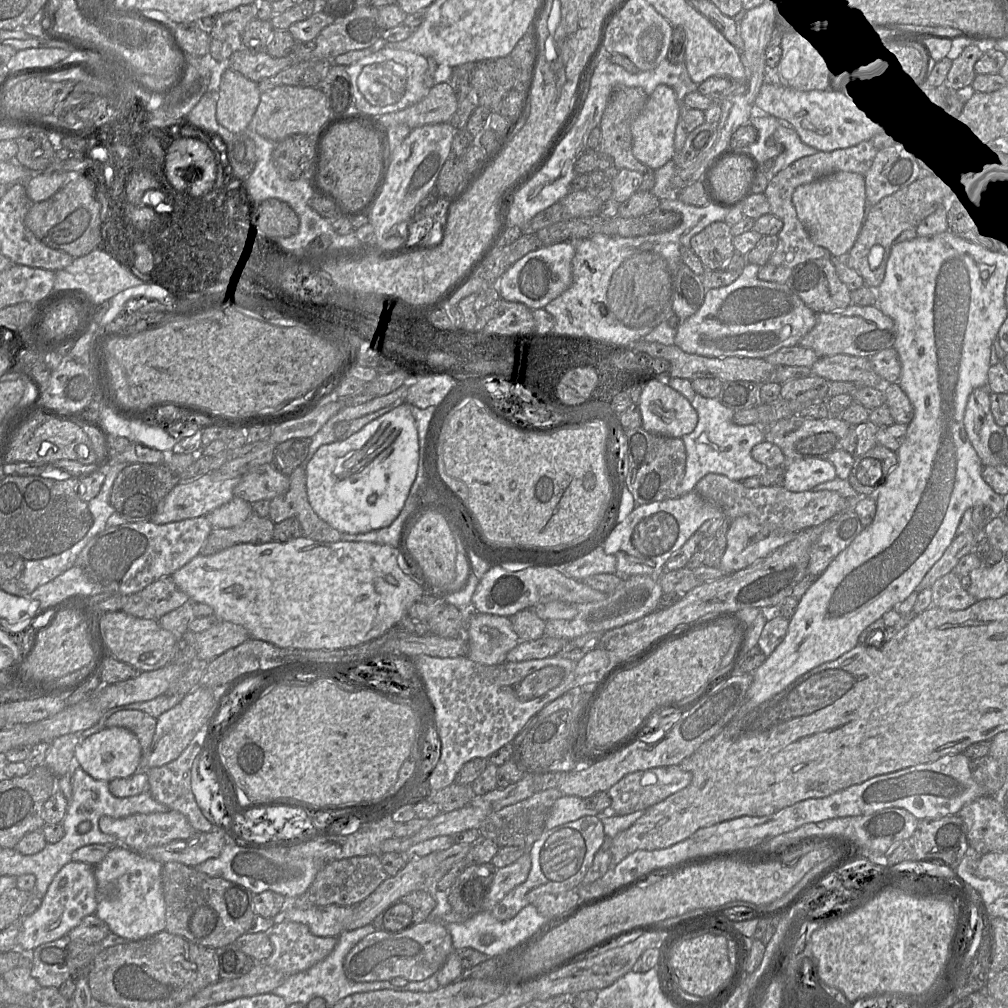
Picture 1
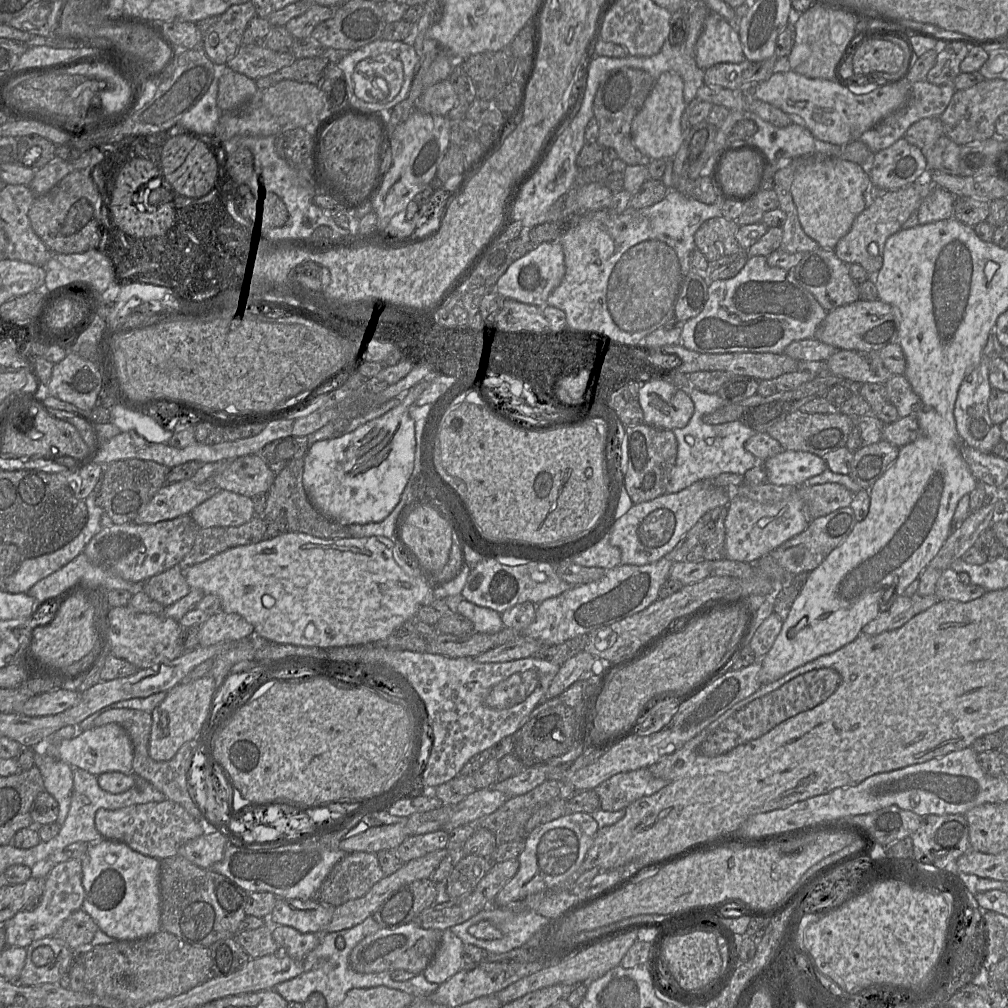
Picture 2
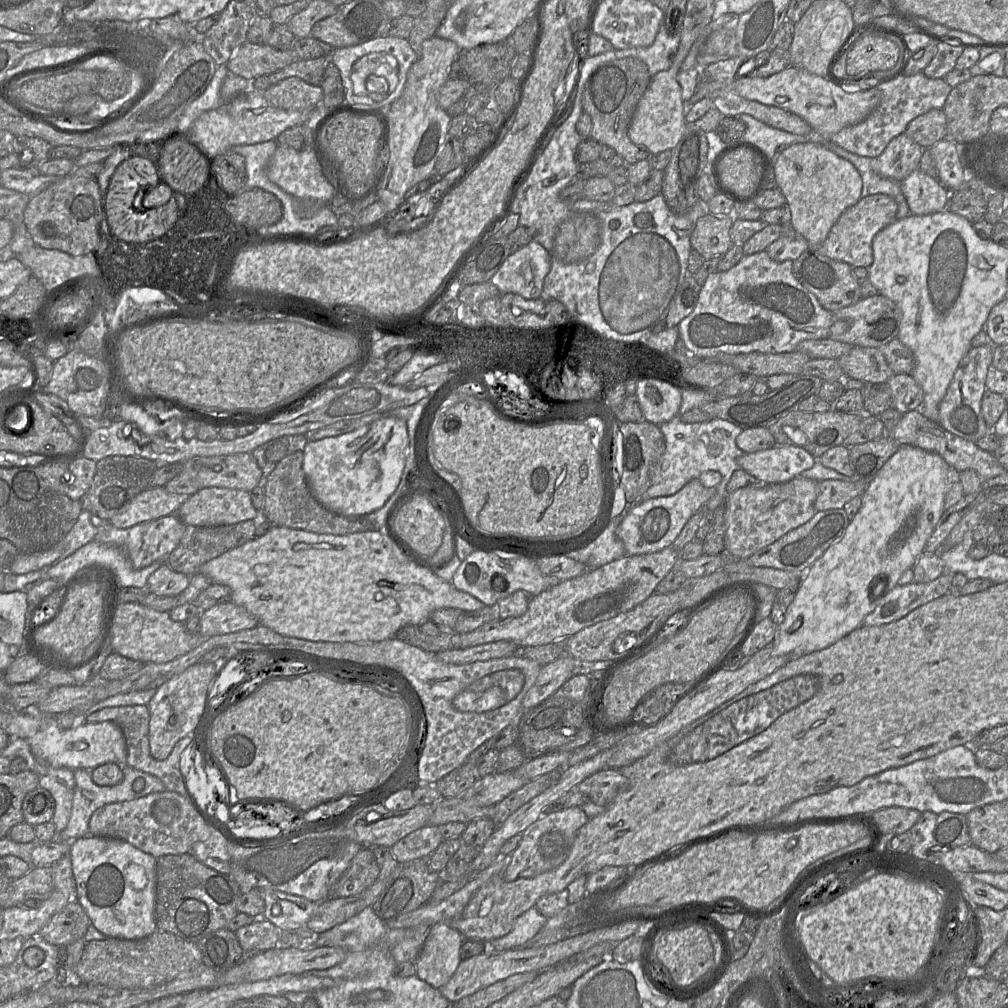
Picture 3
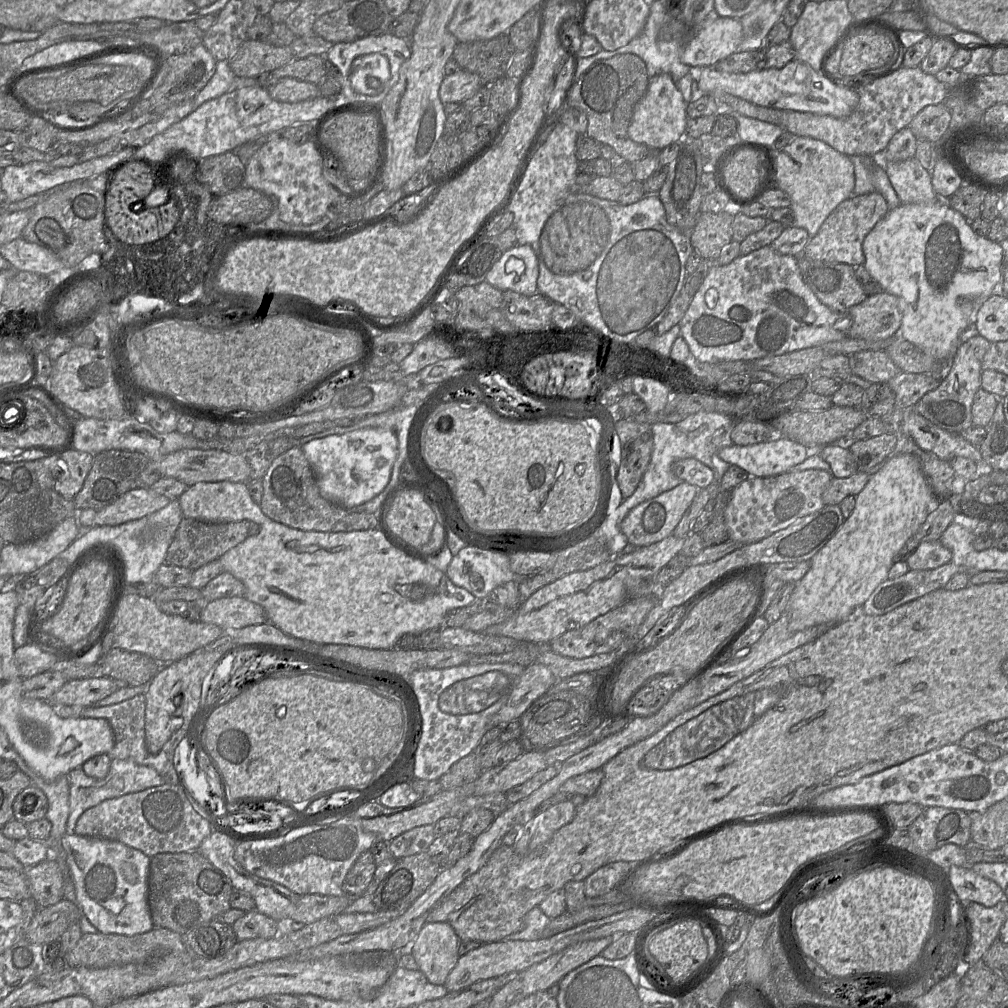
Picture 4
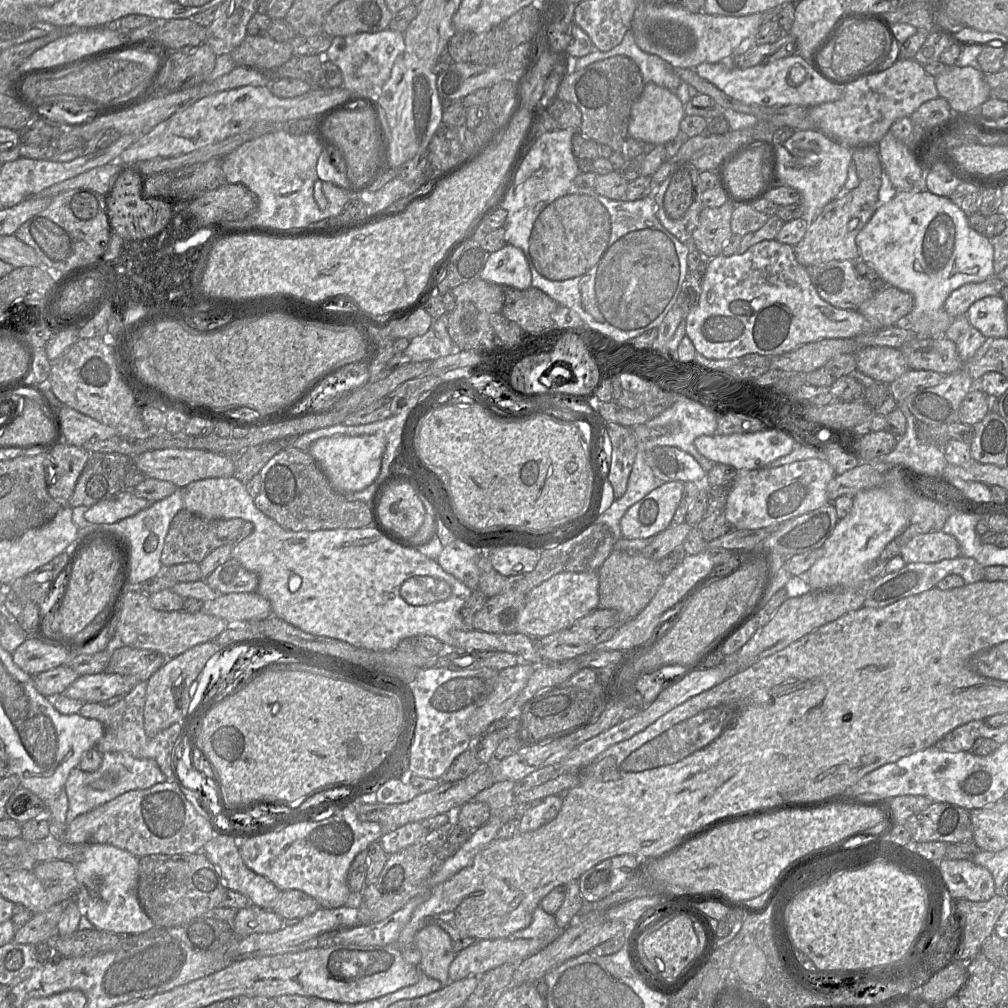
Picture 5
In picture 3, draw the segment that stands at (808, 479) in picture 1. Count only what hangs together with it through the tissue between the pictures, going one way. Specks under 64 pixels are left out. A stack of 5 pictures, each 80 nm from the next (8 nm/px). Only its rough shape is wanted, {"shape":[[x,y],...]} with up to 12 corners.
{"shape":[[801,447],[744,453],[740,469],[760,483],[783,483],[815,464]]}

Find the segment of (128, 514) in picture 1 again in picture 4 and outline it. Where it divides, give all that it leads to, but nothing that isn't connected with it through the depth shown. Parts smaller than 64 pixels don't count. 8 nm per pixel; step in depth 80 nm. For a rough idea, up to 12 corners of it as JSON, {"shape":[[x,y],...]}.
{"shape":[[117,449],[94,456],[77,510],[99,511],[137,488],[150,463]]}

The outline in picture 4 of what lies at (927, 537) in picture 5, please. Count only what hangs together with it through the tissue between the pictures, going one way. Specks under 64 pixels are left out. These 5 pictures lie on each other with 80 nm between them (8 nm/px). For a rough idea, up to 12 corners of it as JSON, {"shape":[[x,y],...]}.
{"shape":[[940,540],[922,542],[904,559],[909,570],[951,562]]}

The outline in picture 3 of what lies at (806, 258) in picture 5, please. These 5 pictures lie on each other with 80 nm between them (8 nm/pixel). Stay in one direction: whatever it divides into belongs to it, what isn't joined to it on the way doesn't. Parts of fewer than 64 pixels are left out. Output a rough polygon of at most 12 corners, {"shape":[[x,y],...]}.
{"shape":[[885,194],[846,209],[817,251],[851,267],[873,263],[875,235],[896,220]]}

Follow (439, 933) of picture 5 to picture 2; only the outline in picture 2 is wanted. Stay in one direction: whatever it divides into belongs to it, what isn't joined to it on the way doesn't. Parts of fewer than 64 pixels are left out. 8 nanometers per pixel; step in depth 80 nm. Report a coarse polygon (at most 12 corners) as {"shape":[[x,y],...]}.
{"shape":[[450,929],[423,971],[438,985],[463,968],[463,942]]}

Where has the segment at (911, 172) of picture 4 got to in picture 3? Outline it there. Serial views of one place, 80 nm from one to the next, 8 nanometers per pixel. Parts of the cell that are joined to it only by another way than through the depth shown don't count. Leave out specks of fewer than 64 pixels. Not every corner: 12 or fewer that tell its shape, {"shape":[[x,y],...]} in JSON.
{"shape":[[919,168],[899,184],[911,214],[948,209],[950,191]]}

